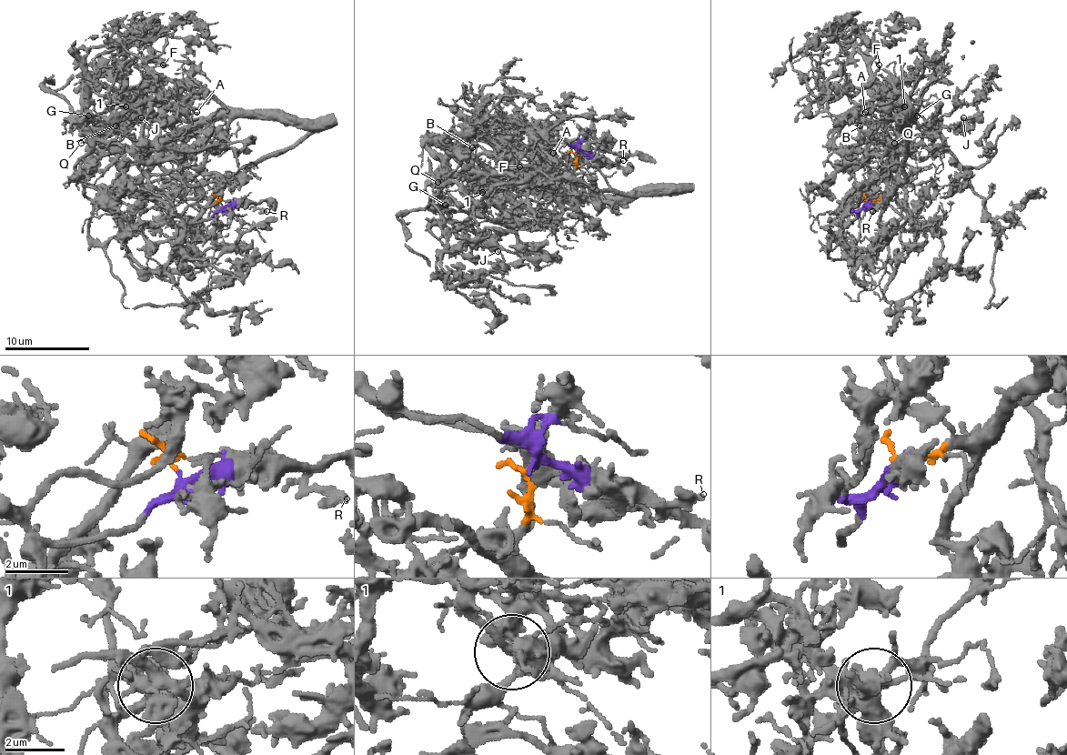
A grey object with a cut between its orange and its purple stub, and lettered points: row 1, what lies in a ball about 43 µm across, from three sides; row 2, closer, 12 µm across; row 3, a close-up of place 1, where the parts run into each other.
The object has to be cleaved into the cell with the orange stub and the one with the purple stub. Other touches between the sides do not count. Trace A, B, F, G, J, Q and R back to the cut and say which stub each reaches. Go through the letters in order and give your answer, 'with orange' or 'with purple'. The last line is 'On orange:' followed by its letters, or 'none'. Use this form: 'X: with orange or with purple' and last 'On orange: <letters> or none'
A: with orange
B: with orange
F: with orange
G: with orange
J: with purple
Q: with orange
R: with purple
On orange: A, B, F, G, Q

